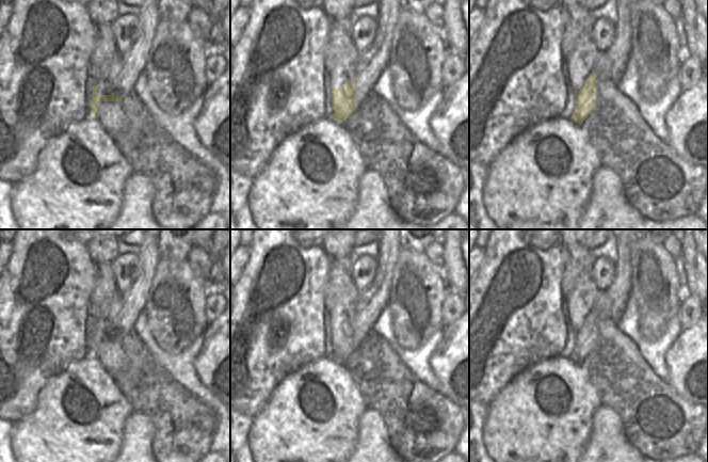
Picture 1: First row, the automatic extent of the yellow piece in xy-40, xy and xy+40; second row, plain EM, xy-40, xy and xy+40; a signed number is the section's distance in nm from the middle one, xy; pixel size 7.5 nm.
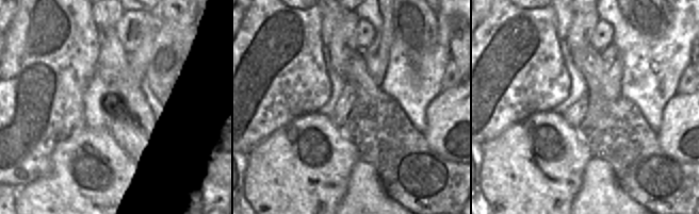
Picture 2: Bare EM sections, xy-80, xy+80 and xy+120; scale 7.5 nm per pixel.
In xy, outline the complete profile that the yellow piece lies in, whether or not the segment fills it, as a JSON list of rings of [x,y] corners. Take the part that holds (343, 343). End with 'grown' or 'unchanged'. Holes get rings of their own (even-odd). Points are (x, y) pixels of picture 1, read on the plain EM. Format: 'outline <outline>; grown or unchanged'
outline [[[379,229],[379,233],[383,235],[383,254],[379,255],[376,258],[376,275],[372,284],[365,291],[359,293],[353,320],[351,322],[347,320],[343,328],[332,325],[332,346],[334,352],[331,357],[340,363],[347,360],[355,351],[366,335],[372,330],[374,322],[389,301],[391,277],[400,250],[400,229]]]; grown

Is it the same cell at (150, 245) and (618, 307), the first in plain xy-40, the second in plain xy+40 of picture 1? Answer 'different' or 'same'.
different

